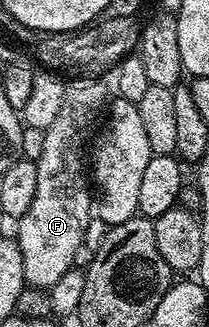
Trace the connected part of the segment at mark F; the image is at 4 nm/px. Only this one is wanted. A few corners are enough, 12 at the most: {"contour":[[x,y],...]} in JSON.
{"contour":[[74,79],[17,218],[27,286],[49,291],[92,221],[88,146],[108,109]]}

